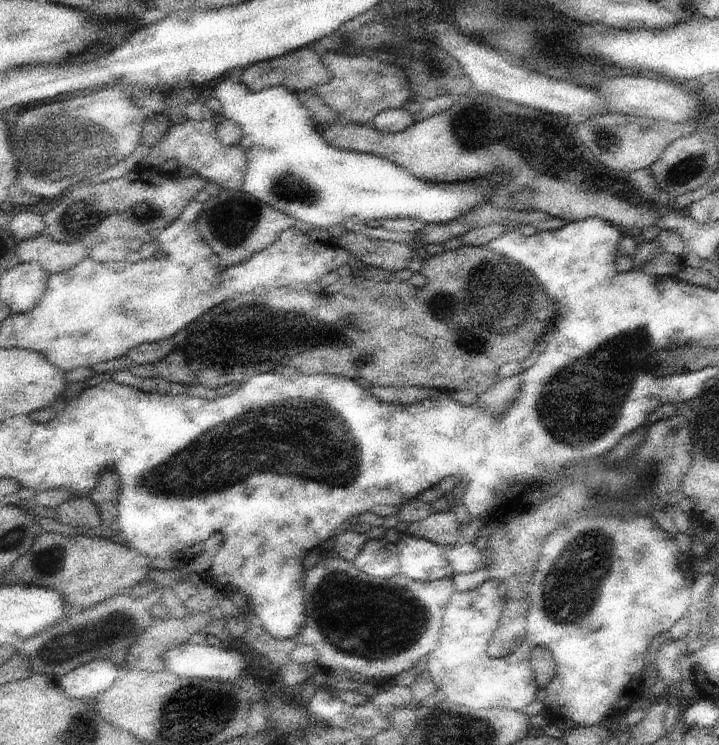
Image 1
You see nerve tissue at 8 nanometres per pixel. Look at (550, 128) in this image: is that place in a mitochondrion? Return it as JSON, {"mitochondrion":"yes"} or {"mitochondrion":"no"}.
{"mitochondrion":"no"}

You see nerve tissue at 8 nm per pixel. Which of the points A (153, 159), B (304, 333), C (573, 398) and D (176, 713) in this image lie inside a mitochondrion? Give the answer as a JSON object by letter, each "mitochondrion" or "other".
{"A":"other","B":"mitochondrion","C":"mitochondrion","D":"mitochondrion"}

